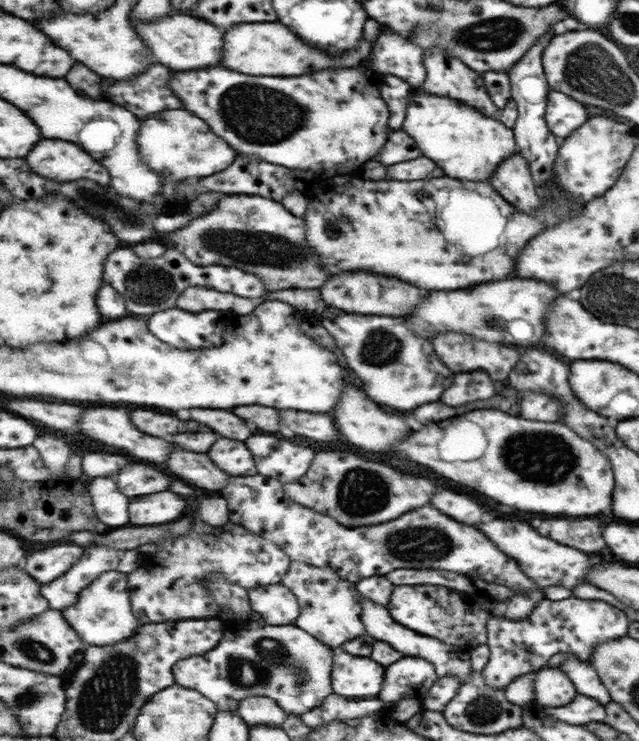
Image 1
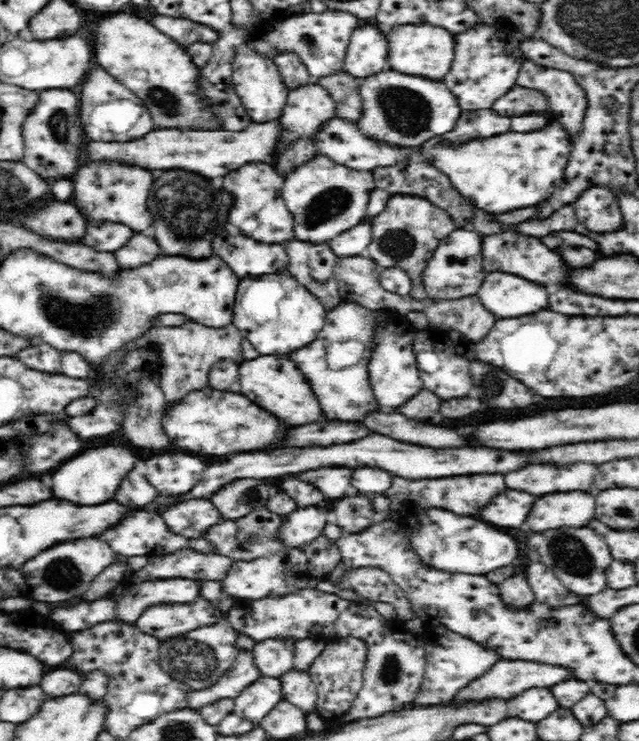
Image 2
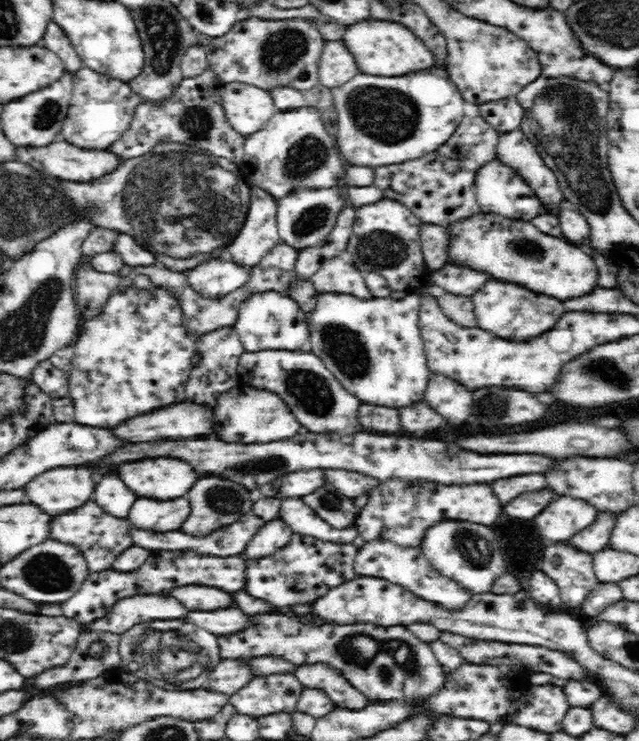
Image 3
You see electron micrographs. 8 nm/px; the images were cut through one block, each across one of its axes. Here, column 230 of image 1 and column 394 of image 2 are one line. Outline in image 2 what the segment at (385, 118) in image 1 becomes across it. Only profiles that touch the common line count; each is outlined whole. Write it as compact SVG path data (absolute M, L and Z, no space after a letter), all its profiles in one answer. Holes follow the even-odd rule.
M386 70L364 78L360 95L362 118L357 121L360 131L394 145L413 147L434 140L450 132L460 116L458 101L443 80L400 74L398 70Z

